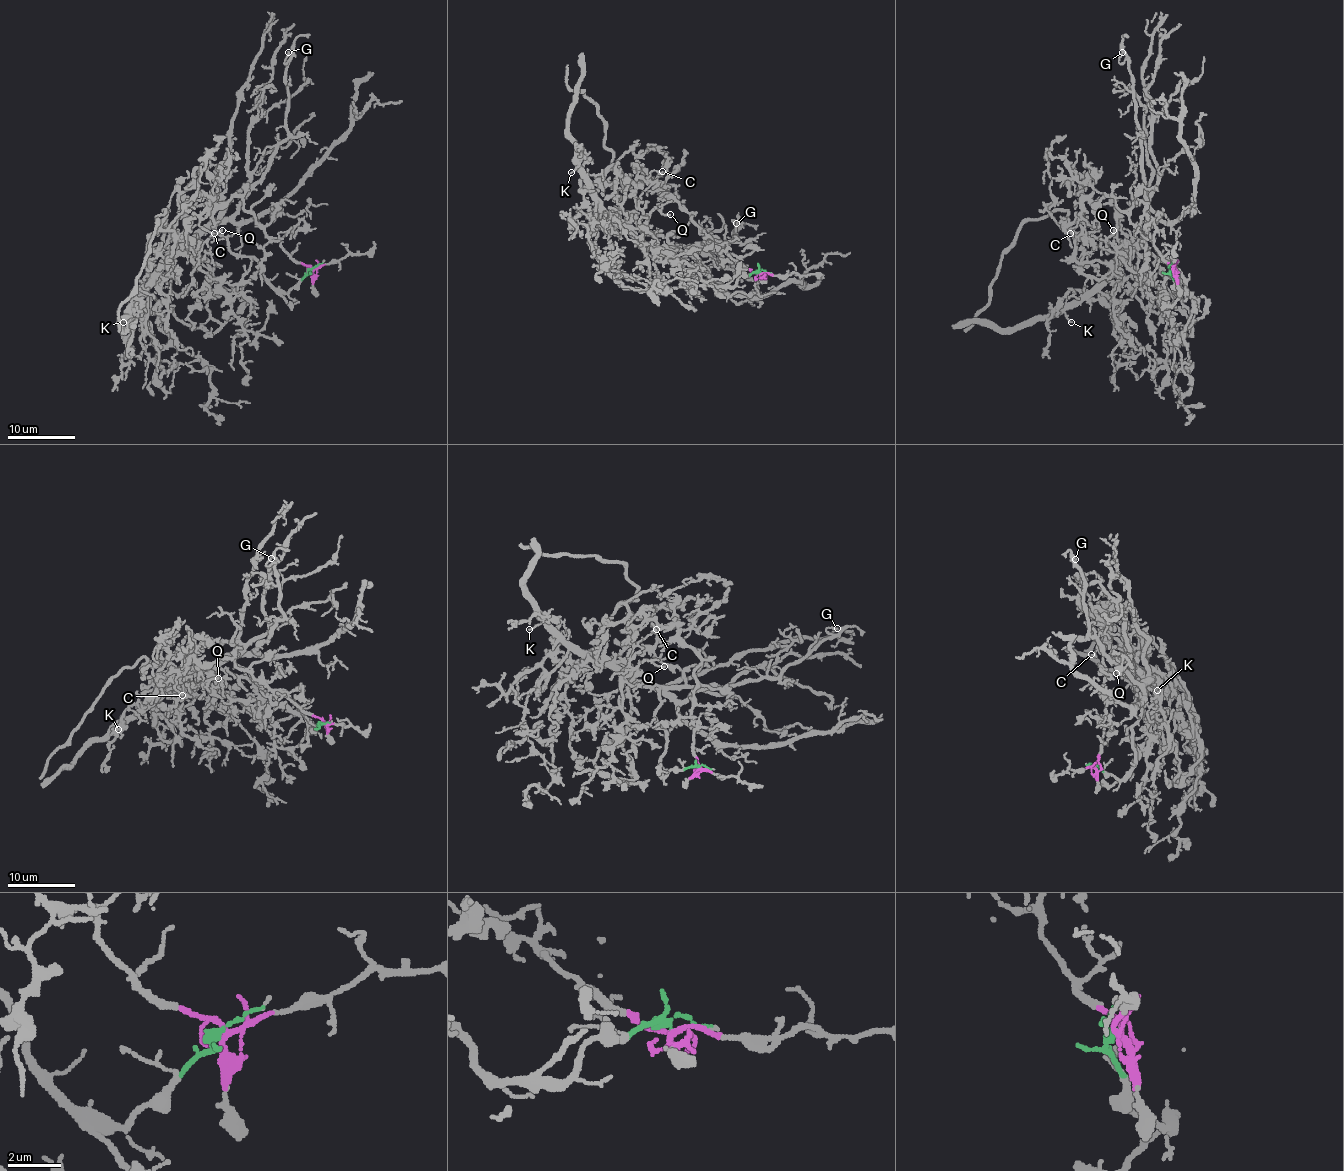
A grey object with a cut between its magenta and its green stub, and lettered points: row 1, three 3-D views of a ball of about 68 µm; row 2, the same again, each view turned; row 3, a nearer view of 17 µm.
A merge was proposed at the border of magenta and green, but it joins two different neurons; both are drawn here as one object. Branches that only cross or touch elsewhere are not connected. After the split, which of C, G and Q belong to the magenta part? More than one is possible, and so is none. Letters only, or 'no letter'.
C

